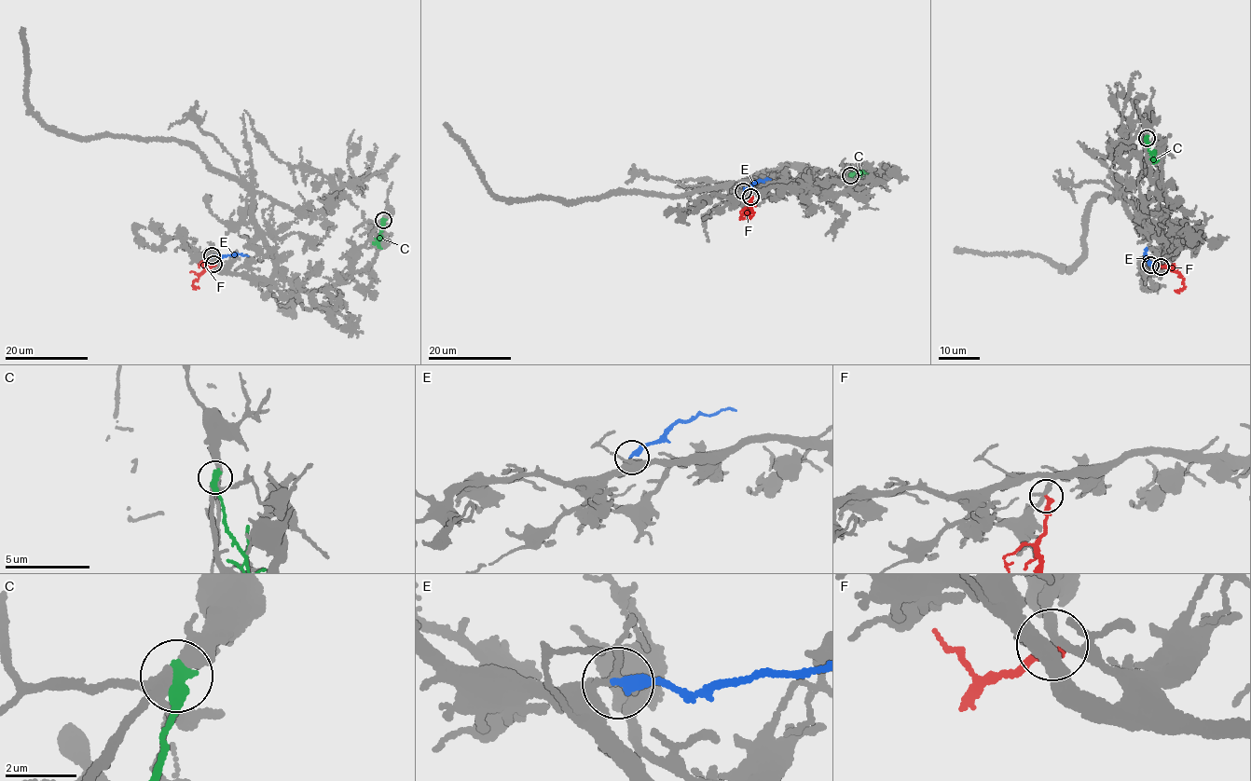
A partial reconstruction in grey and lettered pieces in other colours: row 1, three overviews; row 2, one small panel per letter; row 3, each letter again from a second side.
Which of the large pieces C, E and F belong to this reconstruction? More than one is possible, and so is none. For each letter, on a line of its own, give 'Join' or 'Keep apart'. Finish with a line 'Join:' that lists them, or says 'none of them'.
C: Keep apart
E: Join
F: Keep apart
Join: E

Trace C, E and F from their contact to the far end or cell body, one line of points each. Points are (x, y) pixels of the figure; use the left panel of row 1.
C: (383, 221), (378, 245), (381, 248)
E: (211, 255), (247, 255)
F: (213, 264), (193, 283), (198, 288)

